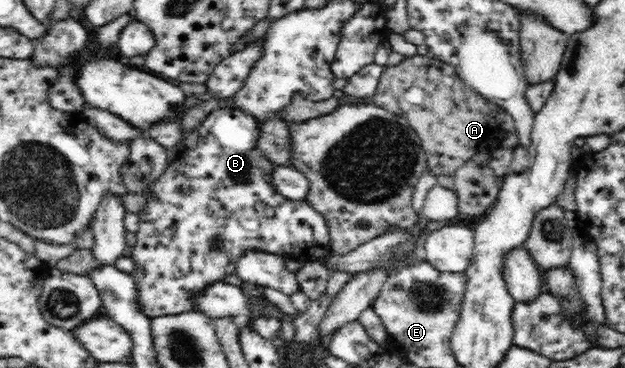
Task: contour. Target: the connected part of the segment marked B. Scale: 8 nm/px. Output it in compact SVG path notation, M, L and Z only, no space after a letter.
M239 107L219 108L211 111L198 127L199 139L197 145L186 149L181 161L175 159L171 162L168 168L149 185L148 189L143 191L141 196L145 196L144 208L136 213L140 222L136 231L137 240L130 255L133 258L135 269L130 275L133 282L135 282L135 286L137 286L138 305L141 306L141 311L147 318L196 311L197 306L194 306L194 297L197 297L199 293L205 293L214 283L223 282L225 275L235 275L235 265L242 256L245 256L245 253L261 251L284 257L300 258L303 262L319 260L330 253L330 233L326 227L324 216L319 211L315 211L306 199L293 201L275 191L272 185L272 171L275 164L267 159L266 155L257 147L258 131L259 120L239 109Z

